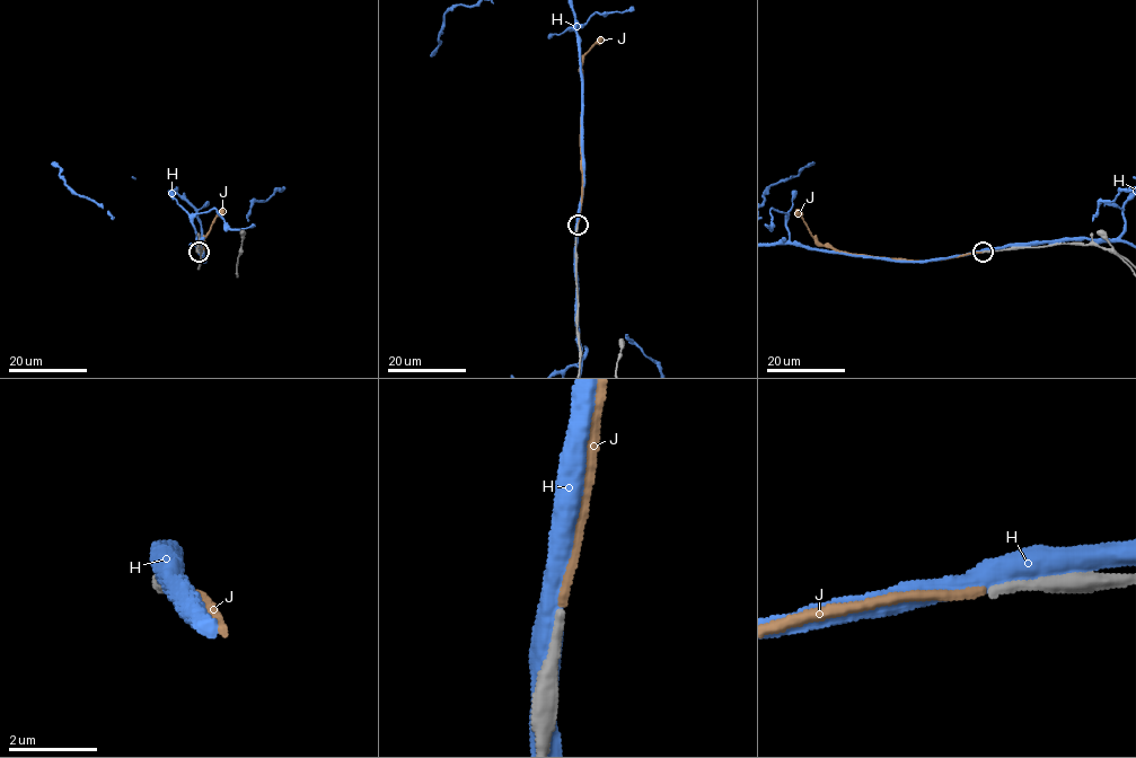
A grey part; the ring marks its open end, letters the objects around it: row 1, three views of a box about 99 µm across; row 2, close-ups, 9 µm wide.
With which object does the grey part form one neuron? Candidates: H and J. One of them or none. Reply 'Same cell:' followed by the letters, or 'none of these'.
Same cell: J

